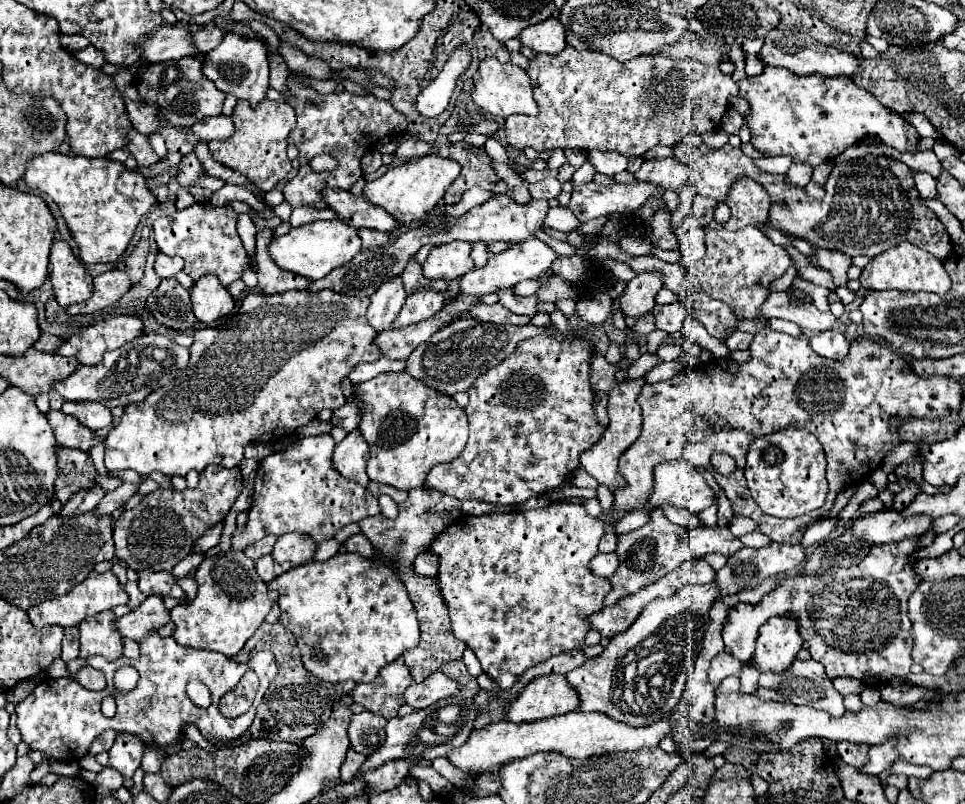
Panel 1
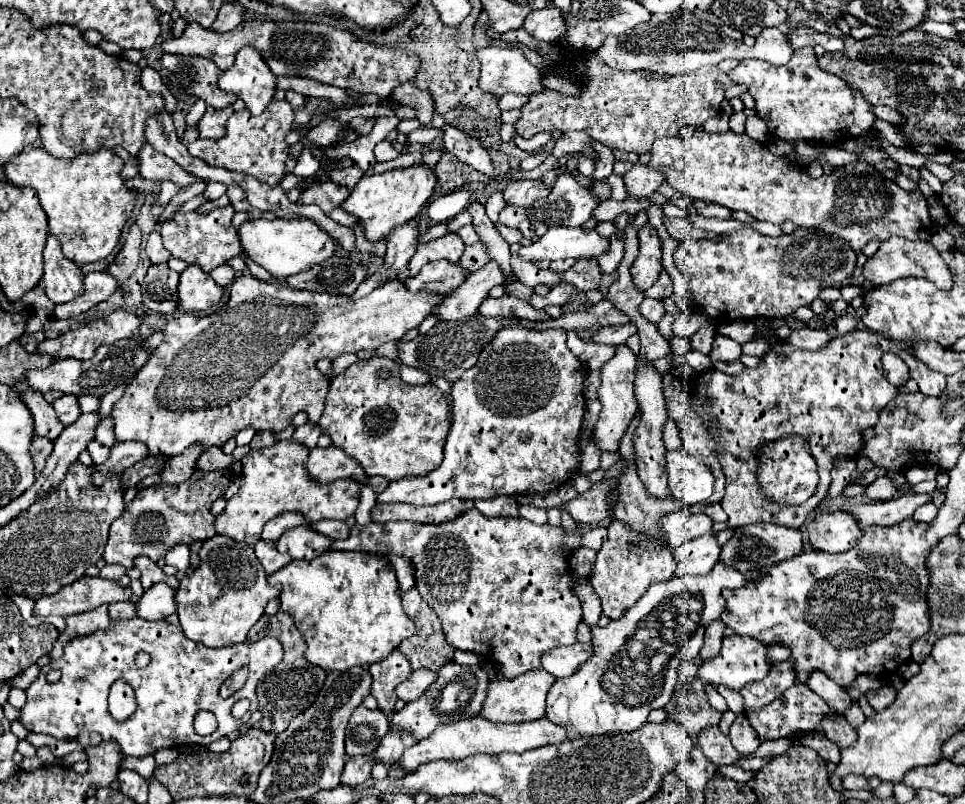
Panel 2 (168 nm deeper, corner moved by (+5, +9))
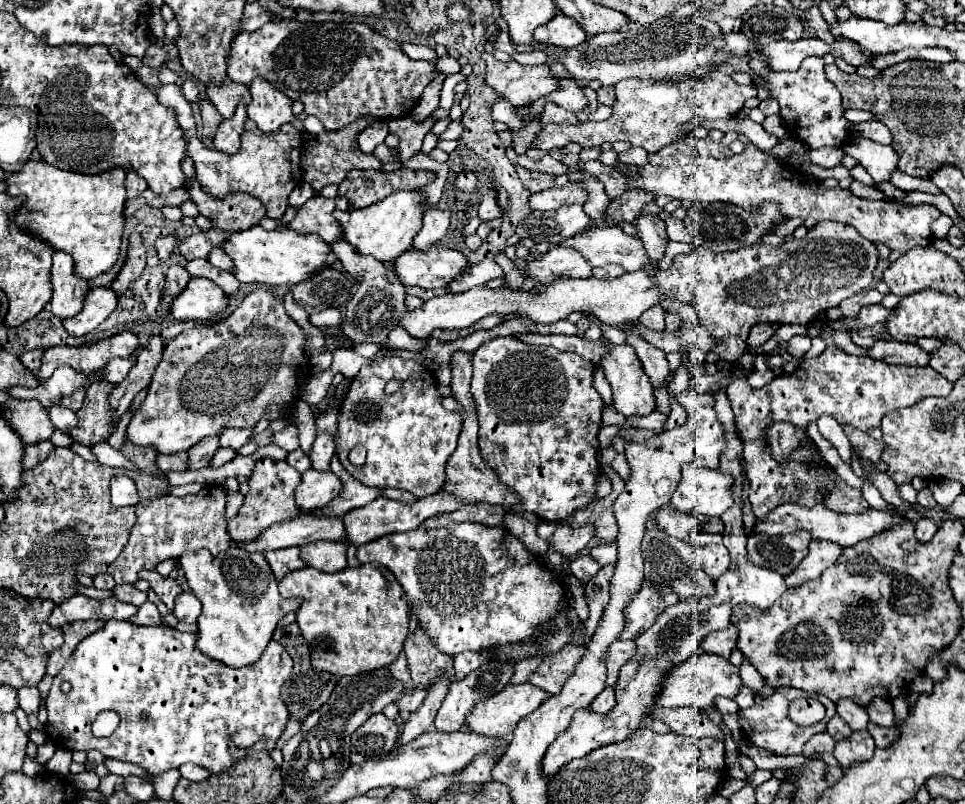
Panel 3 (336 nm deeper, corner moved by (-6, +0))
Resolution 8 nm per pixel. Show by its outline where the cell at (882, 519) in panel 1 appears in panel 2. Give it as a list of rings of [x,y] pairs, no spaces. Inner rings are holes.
[[[844,511],[816,515],[808,525],[808,543],[816,551],[824,553],[842,553],[854,547],[856,539],[860,537],[860,527],[852,515]]]

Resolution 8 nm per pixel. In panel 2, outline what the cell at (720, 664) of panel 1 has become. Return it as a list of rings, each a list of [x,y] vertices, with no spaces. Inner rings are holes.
[[[712,621],[710,625],[706,625],[704,647],[700,649],[700,655],[702,655],[702,657],[714,657],[714,655],[720,653],[724,629],[726,629],[726,625],[724,625],[722,621]]]

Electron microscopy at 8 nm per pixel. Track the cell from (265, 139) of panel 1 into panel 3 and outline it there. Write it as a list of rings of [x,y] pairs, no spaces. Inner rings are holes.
[[[143,66],[137,70],[137,78],[147,82],[149,86],[155,86],[159,92],[159,100],[163,104],[169,104],[177,112],[177,122],[183,130],[183,137],[186,140],[187,152],[195,162],[195,174],[201,182],[203,190],[207,190],[211,196],[223,198],[231,190],[247,192],[263,202],[267,208],[267,216],[273,220],[279,220],[287,208],[287,198],[291,190],[301,182],[301,152],[303,152],[303,138],[301,132],[293,124],[285,124],[275,132],[261,132],[245,130],[241,134],[241,148],[237,154],[223,154],[217,150],[209,150],[196,135],[196,124],[191,112],[191,102],[185,100],[181,88],[177,84],[161,84],[157,78],[157,70],[151,66]]]

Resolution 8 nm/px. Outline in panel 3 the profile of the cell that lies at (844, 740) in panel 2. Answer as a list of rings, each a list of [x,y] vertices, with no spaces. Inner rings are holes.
[[[835,716],[833,720],[827,722],[827,734],[831,734],[837,742],[841,742],[841,740],[847,740],[853,732],[851,732],[851,728],[847,726],[847,722],[843,722],[839,716]]]

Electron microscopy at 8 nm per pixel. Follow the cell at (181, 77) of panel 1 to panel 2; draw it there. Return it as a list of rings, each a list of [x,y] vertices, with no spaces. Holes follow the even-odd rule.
[[[164,55],[162,65],[174,75],[174,79],[180,79],[180,87],[198,97],[204,99],[206,105],[214,109],[224,109],[226,105],[234,103],[238,97],[232,93],[224,93],[218,87],[220,69],[204,59],[204,57],[186,57],[186,55]]]

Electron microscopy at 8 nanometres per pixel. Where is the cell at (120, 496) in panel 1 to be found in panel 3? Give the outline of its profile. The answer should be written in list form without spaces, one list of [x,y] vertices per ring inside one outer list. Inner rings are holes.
[[[219,434],[211,438],[203,438],[203,442],[197,442],[195,446],[191,446],[191,450],[187,452],[187,460],[185,460],[189,470],[205,468],[217,448],[219,448]]]

